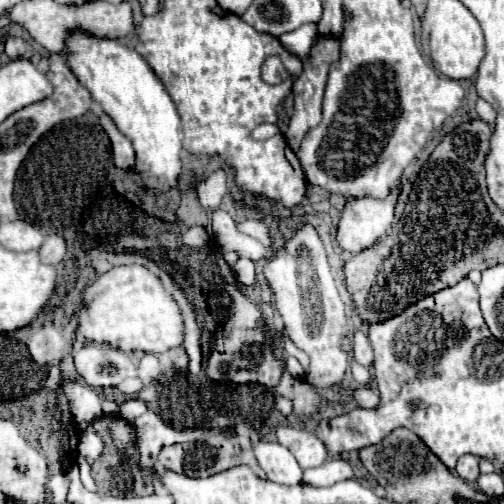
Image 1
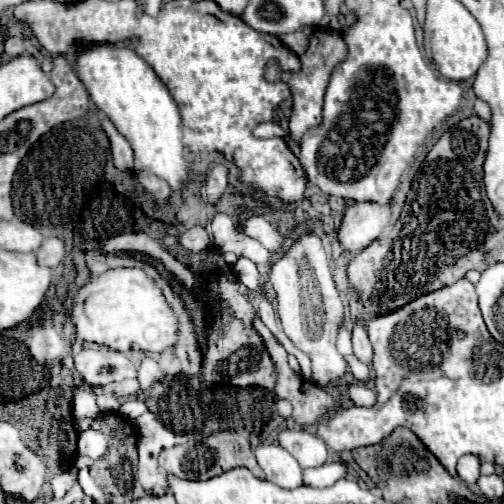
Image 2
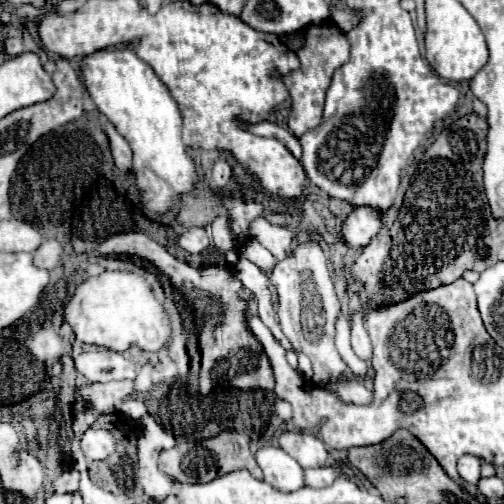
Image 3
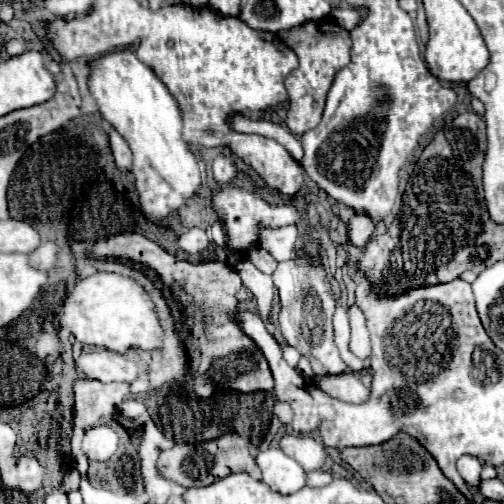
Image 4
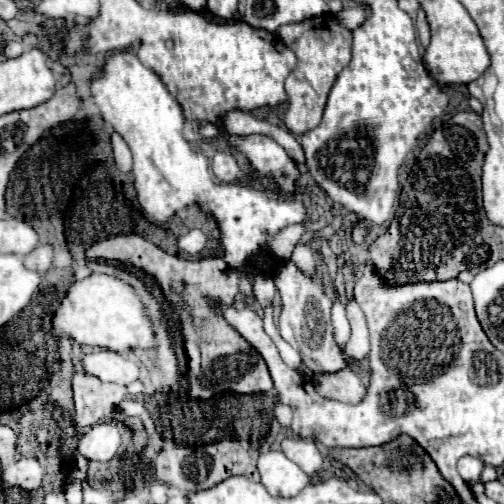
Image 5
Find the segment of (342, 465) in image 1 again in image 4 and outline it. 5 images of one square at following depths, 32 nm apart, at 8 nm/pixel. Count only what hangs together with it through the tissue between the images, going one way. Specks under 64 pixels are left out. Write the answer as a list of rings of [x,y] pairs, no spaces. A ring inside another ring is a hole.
[[[316,470],[316,472],[308,472],[308,486],[324,486],[332,480],[330,472],[324,470]]]

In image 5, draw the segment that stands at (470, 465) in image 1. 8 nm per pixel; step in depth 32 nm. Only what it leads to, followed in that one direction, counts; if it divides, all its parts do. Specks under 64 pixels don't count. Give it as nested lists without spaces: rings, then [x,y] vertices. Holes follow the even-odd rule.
[[[464,456],[458,460],[458,472],[464,478],[464,482],[468,482],[468,486],[474,486],[480,480],[482,468],[484,464],[474,456]]]

